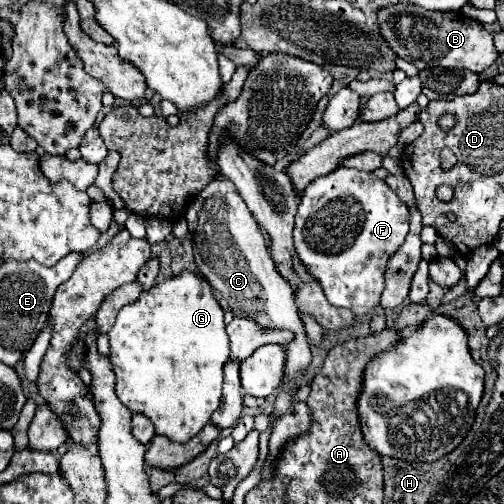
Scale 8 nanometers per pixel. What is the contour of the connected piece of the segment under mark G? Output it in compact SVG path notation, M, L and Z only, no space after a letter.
M182 271L170 279L166 279L164 283L158 283L154 285L152 289L148 291L142 291L140 297L132 303L132 305L126 305L120 313L118 313L118 319L116 319L116 325L110 329L108 333L108 339L110 339L110 361L114 365L114 373L116 373L116 393L120 397L120 401L134 413L144 413L156 427L156 433L158 435L166 435L170 437L172 441L176 443L186 443L188 439L192 439L194 435L198 435L198 431L210 421L210 415L218 409L220 405L220 397L222 397L222 367L224 363L228 361L230 357L230 349L228 349L228 335L224 331L224 311L220 307L220 303L216 301L214 293L212 293L212 287L210 283L198 275L198 273L192 273L192 271Z

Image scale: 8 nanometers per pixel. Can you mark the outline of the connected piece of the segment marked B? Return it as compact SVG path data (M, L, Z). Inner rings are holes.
M398 3L378 11L378 31L382 39L388 43L388 47L396 51L398 57L406 59L418 69L450 67L482 73L500 57L500 53L494 47L492 35L482 27L482 23L466 17L462 11L428 11L412 3ZM428 63L456 63L456 65L428 65Z

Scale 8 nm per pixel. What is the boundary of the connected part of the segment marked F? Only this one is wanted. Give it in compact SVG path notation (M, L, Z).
M340 167L332 171L332 175L322 175L320 179L314 179L302 191L294 227L296 253L306 265L308 273L320 281L330 303L334 303L336 307L346 307L356 315L372 315L380 305L386 261L404 243L404 237L408 235L408 215L408 207L382 179L372 173Z

